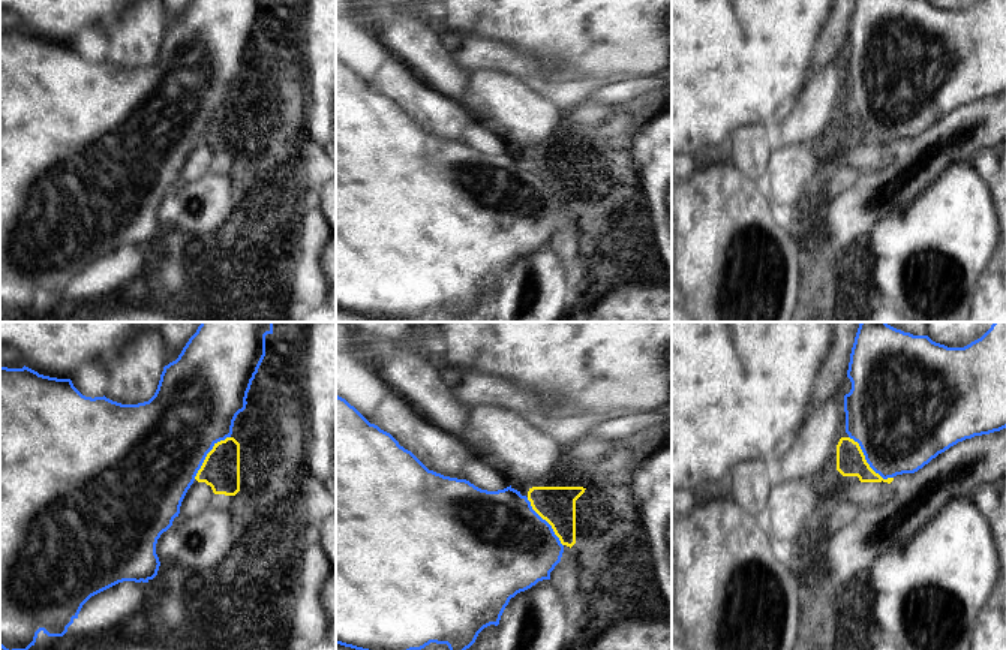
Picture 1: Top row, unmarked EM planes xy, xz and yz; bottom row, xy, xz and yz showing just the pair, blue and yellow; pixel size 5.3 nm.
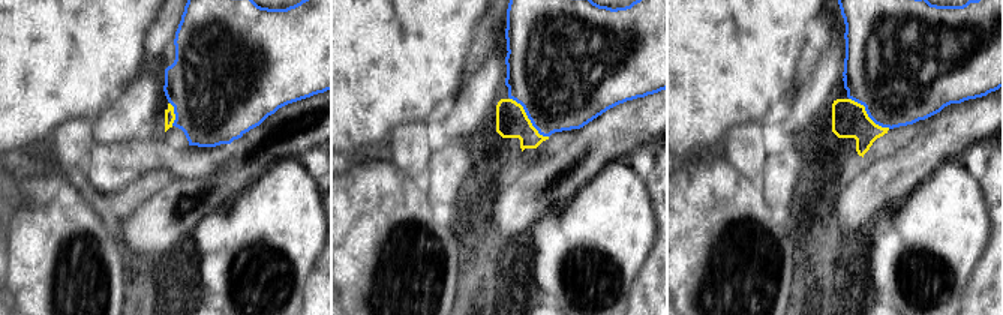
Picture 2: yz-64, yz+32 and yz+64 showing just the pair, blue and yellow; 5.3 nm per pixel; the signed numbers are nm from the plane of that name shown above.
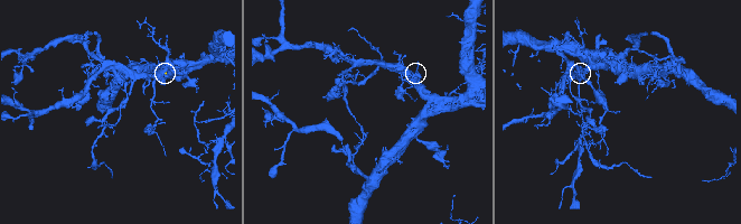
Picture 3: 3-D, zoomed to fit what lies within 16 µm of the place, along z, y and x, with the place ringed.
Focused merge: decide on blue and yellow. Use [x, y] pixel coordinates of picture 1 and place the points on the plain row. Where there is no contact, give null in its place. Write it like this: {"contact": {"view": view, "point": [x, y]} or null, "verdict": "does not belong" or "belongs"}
{"contact": {"view": "yz", "point": [867, 126]}, "verdict": "belongs"}

